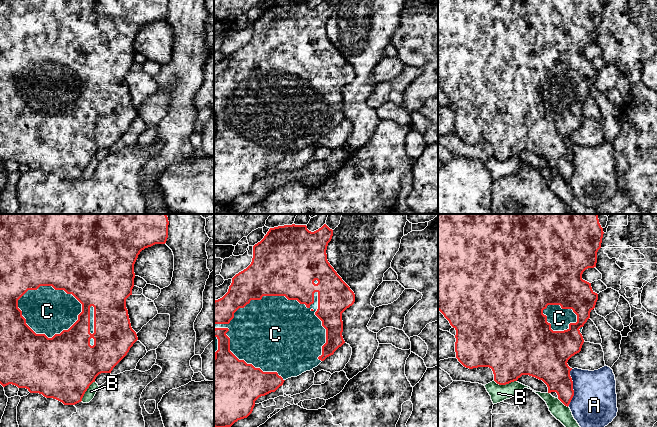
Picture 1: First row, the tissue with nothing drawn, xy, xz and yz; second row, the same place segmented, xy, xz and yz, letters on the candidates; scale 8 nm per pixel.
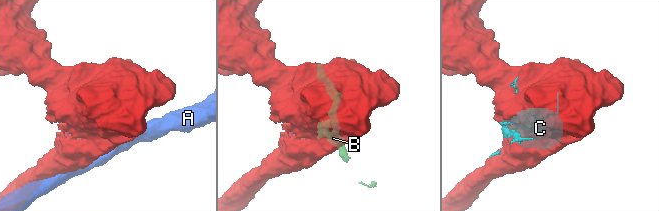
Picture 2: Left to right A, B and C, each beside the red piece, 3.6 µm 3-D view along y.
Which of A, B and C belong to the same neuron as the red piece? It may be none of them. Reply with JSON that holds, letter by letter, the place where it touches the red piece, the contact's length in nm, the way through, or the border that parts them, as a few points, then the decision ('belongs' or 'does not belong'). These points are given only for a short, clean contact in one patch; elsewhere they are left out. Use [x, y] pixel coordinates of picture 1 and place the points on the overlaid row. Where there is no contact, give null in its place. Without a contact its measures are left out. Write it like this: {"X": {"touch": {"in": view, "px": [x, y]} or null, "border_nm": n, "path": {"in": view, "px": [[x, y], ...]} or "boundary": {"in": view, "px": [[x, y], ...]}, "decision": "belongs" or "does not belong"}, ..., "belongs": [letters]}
{"A": {"touch": {"in": "yz", "px": [572, 388]}, "border_nm": 300, "decision": "does not belong"}, "B": {"touch": {"in": "yz", "px": [505, 384]}, "border_nm": 180, "decision": "does not belong"}, "C": {"touch": {"in": "xz", "px": [277, 295]}, "border_nm": 900, "decision": "belongs"}, "belongs": ["C"]}

